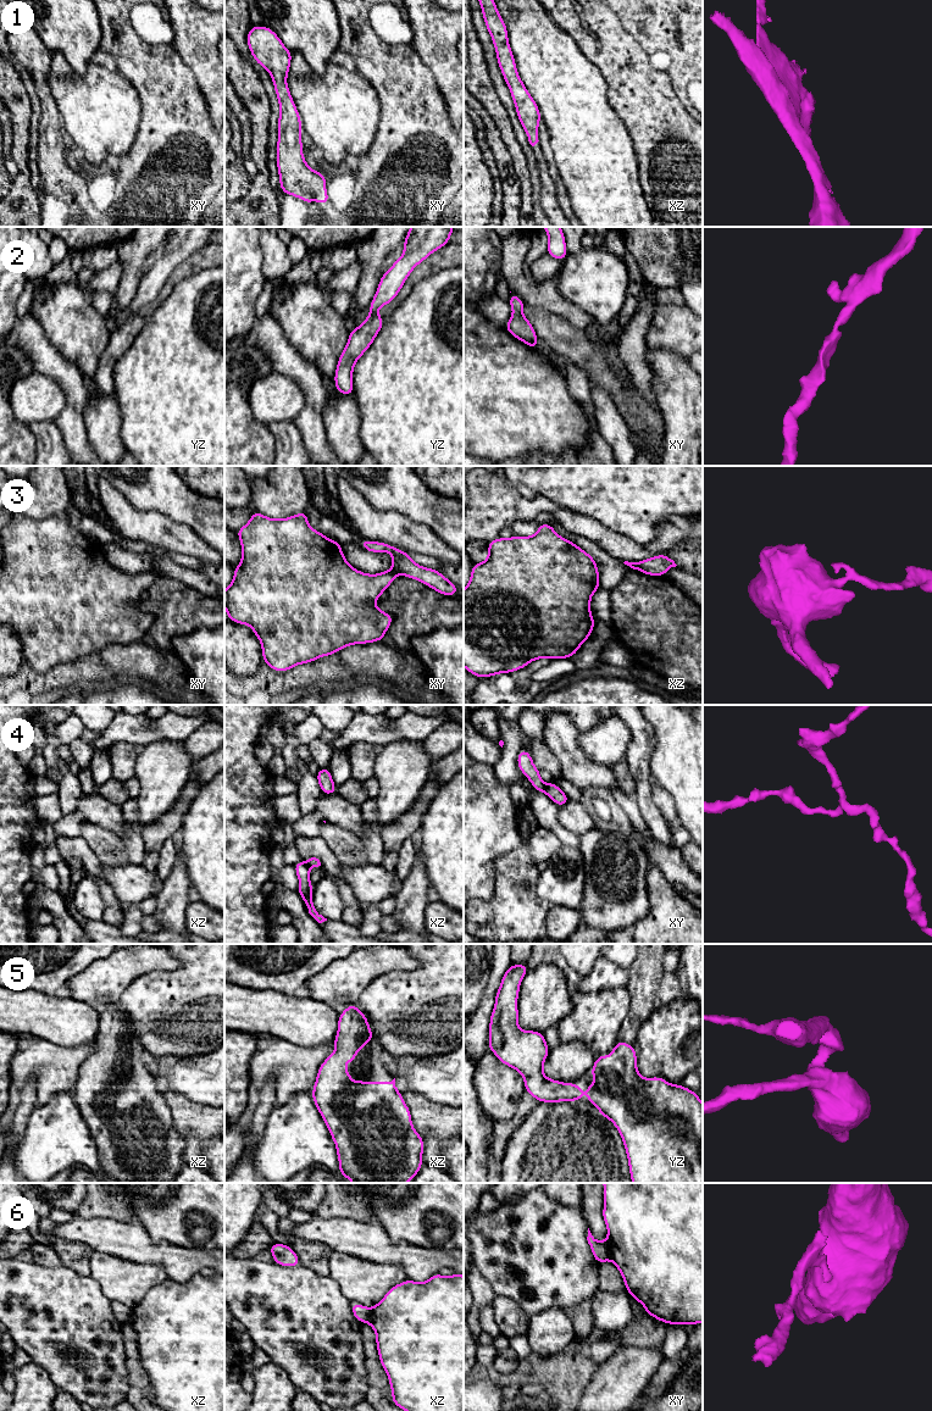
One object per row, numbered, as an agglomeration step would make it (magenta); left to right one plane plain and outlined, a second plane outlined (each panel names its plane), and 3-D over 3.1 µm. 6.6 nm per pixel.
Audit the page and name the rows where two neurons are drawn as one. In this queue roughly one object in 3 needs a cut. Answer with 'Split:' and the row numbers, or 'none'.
Split: 3, 4, 6

